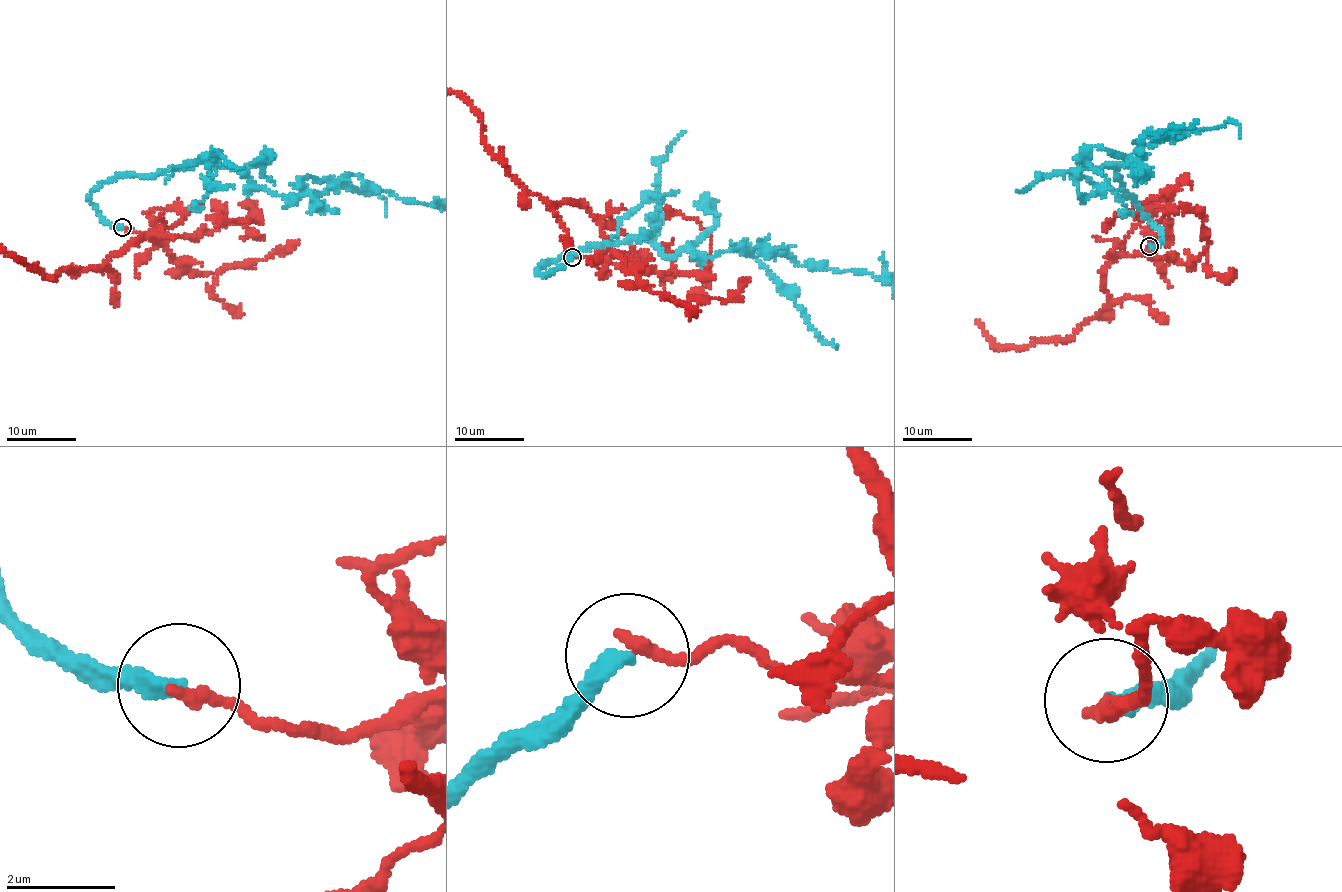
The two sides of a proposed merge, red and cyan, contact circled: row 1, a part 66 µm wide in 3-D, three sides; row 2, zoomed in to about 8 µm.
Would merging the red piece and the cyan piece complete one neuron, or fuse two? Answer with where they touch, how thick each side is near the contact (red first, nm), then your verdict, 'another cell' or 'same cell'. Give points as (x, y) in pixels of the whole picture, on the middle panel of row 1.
at (572, 257); 240 nm thick on the red side, 300 nm on the other; another cell

